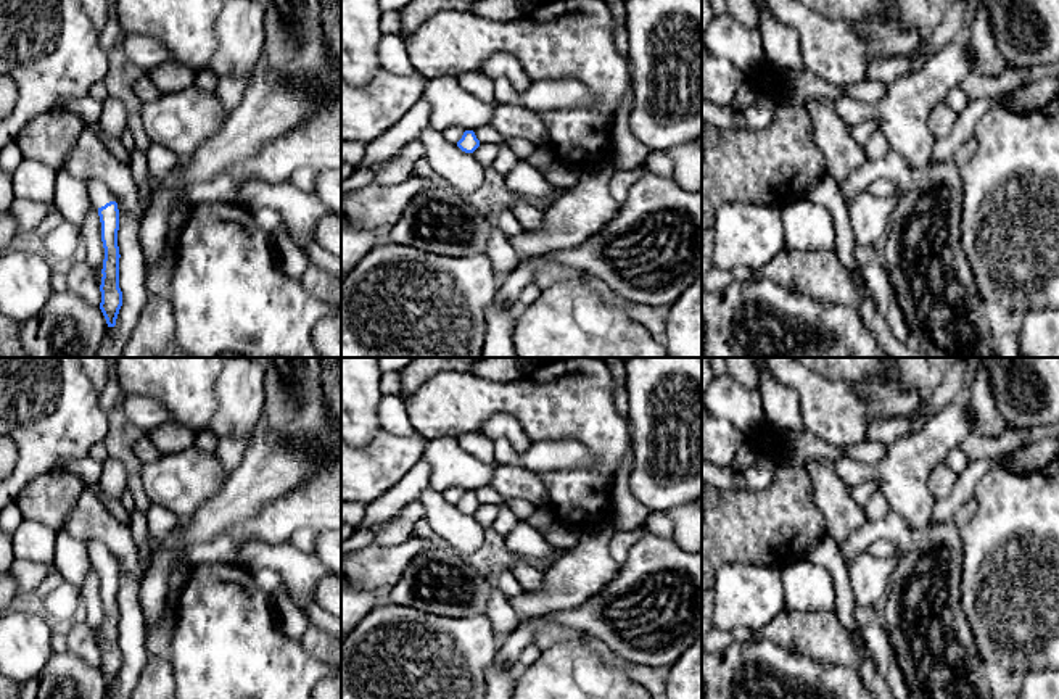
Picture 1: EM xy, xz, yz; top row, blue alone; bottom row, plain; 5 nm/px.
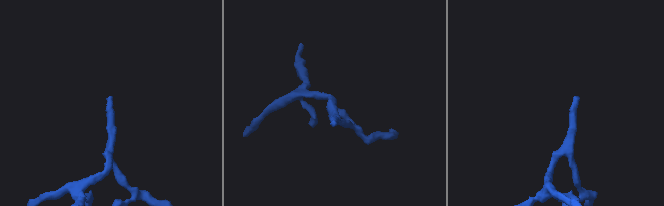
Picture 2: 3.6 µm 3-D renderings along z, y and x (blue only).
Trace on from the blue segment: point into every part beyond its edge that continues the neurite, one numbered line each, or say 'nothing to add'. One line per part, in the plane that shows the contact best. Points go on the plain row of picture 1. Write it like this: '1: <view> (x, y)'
1: xy (100, 556)

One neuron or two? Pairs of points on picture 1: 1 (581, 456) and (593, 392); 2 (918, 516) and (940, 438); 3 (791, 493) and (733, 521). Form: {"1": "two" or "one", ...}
{"1": "two", "2": "one", "3": "one"}

